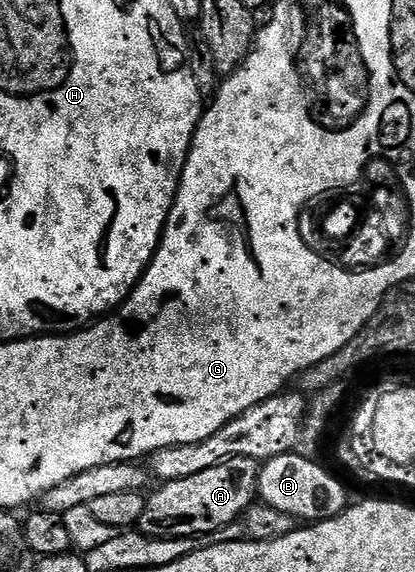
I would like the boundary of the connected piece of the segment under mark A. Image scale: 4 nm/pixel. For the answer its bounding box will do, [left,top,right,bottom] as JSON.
[136,457,261,538]

